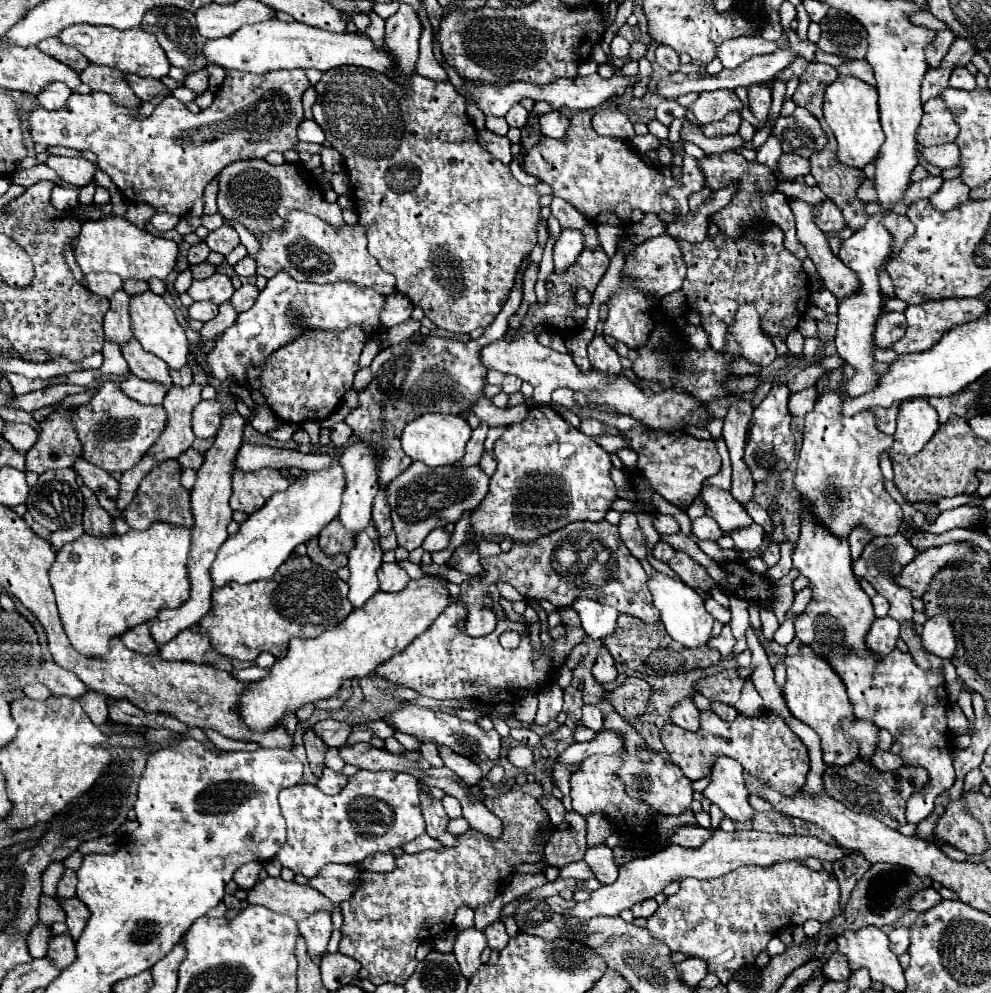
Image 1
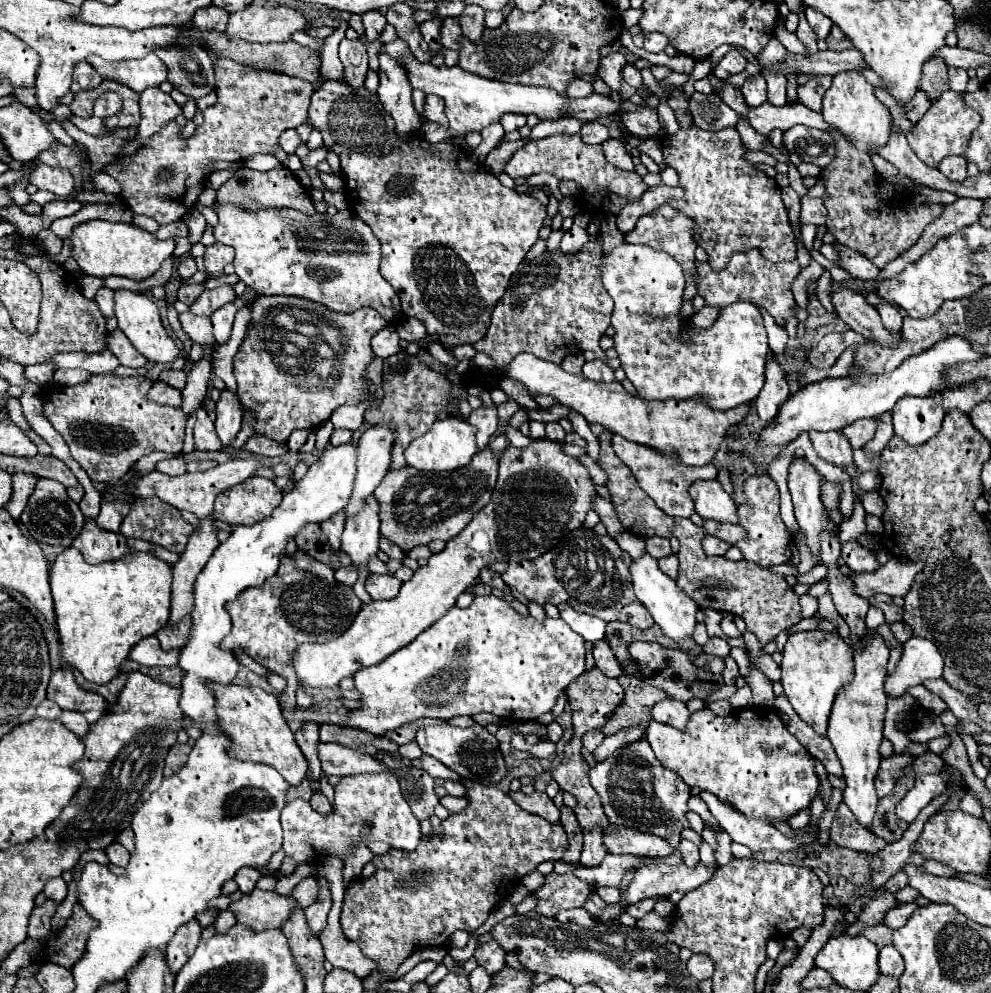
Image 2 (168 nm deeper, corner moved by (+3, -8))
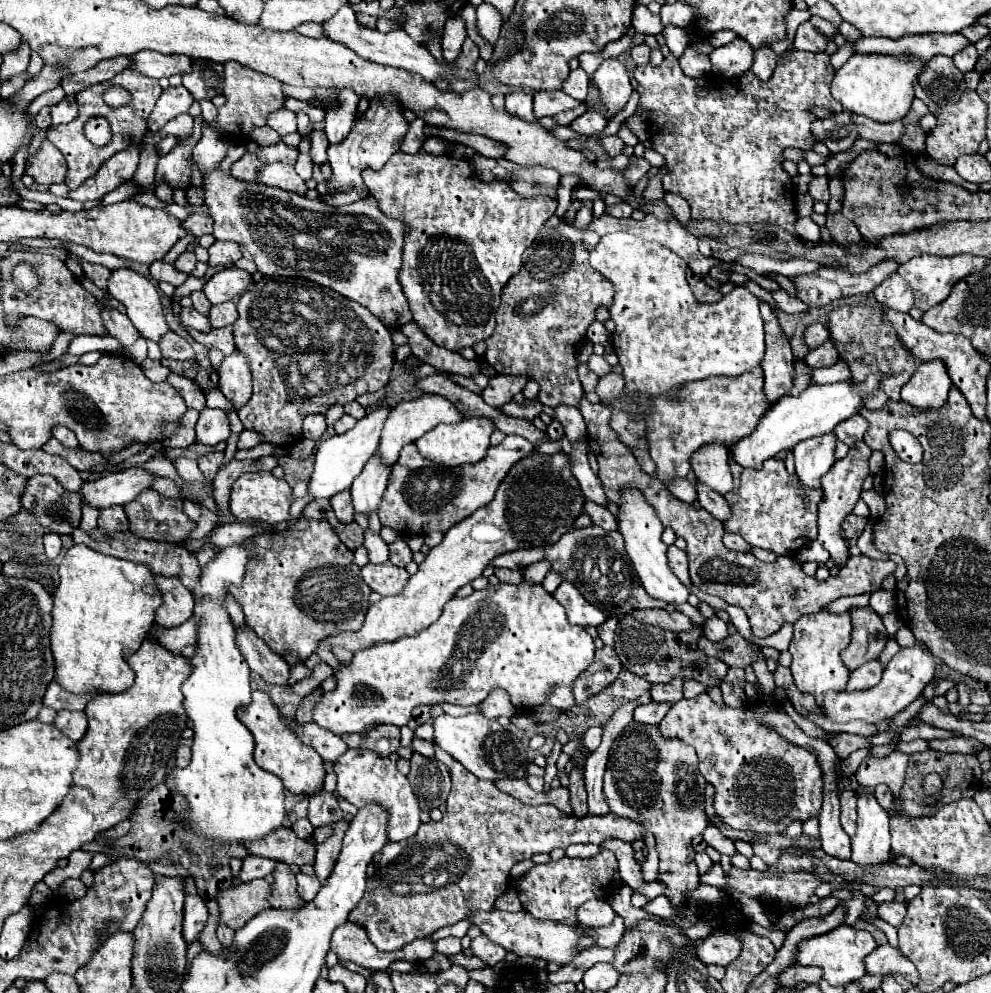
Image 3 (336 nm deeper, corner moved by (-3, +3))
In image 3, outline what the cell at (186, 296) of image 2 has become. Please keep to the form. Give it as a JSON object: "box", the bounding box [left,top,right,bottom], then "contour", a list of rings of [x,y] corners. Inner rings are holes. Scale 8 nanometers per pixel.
{"box":[190,291,210,313],"contour":[[[194,291],[194,293],[190,293],[190,299],[192,299],[192,303],[194,303],[194,307],[196,307],[198,311],[202,311],[202,313],[208,313],[208,311],[210,311],[210,301],[206,299],[204,291]]]}

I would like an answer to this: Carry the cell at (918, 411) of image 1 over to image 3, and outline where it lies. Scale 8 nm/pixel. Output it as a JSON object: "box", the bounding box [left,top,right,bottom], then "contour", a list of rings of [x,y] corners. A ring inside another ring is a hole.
{"box":[902,361,952,409],"contour":[[[942,361],[920,363],[910,381],[902,387],[902,401],[916,409],[936,409],[948,399],[952,381]]]}

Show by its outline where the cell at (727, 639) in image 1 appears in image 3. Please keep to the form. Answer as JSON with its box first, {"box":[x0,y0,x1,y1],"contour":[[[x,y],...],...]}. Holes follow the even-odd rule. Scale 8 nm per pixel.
{"box":[704,615,728,643],"contour":[[[714,615],[714,617],[710,617],[710,619],[706,621],[706,625],[704,625],[704,635],[706,635],[710,641],[714,641],[714,643],[716,643],[716,641],[722,641],[722,639],[728,637],[728,625]]]}

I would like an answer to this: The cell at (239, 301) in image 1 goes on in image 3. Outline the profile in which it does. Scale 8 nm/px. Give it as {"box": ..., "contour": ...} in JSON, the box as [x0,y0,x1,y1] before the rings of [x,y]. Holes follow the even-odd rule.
{"box":[210,301,238,327],"contour":[[[234,301],[212,305],[212,309],[210,309],[212,327],[226,327],[226,325],[232,325],[236,319],[238,319],[238,311],[236,311]]]}

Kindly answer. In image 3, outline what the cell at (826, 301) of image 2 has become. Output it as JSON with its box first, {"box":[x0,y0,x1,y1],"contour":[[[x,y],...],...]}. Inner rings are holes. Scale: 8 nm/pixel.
{"box":[806,323,828,349],"contour":[[[812,323],[812,325],[808,325],[808,329],[806,329],[806,343],[808,343],[808,347],[812,349],[812,347],[816,347],[816,345],[820,345],[820,343],[824,343],[826,339],[828,339],[828,329],[822,325],[822,323]]]}

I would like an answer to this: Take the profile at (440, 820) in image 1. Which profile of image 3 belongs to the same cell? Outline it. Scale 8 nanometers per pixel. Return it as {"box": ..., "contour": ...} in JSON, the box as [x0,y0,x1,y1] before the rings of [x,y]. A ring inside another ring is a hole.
{"box":[408,753,450,803],"contour":[[[414,753],[410,759],[408,781],[420,803],[446,803],[450,793],[450,775],[444,763]]]}

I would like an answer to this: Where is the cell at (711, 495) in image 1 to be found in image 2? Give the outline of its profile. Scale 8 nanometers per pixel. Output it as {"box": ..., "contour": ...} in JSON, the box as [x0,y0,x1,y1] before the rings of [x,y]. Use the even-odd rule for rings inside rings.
{"box":[690,478,738,524],"contour":[[[716,478],[714,480],[696,480],[690,486],[690,496],[694,498],[696,512],[702,518],[710,518],[710,520],[716,520],[716,522],[738,524],[736,504],[724,492],[722,484]]]}

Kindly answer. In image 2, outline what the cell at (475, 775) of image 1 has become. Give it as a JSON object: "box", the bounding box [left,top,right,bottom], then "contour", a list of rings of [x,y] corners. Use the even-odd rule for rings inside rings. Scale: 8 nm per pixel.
{"box":[420,756,460,780],"contour":[[[422,756],[420,758],[420,764],[422,764],[422,768],[432,776],[432,778],[442,778],[442,780],[460,780],[460,776],[458,774],[454,774],[450,768],[446,768],[442,762],[438,762],[436,758],[432,758],[432,756]]]}

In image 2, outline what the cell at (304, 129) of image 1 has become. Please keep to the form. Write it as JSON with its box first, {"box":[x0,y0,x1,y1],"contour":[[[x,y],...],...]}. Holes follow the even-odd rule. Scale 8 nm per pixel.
{"box":[280,128,302,154],"contour":[[[294,128],[292,130],[286,130],[284,134],[280,134],[280,146],[282,146],[284,152],[292,154],[292,152],[296,152],[296,148],[300,144],[302,144],[302,140],[300,140],[300,136],[298,136],[298,132]]]}

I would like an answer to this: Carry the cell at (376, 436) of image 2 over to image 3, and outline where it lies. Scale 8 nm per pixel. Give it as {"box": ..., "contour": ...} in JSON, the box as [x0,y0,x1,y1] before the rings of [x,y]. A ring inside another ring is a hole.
{"box":[378,395,462,465],"contour":[[[422,395],[418,399],[398,403],[396,407],[392,407],[392,411],[384,423],[384,429],[382,429],[382,437],[380,437],[380,445],[378,445],[382,463],[394,465],[398,459],[398,453],[402,451],[404,445],[416,441],[420,435],[434,429],[438,423],[454,423],[458,419],[462,419],[460,411],[446,397],[440,397],[440,395]]]}

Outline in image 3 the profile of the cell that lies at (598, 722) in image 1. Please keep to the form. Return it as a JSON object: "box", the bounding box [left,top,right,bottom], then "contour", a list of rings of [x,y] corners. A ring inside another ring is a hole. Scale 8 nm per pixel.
{"box":[584,727,602,751],"contour":[[[590,727],[586,733],[584,733],[584,745],[594,751],[598,745],[600,745],[600,739],[602,739],[602,727]]]}

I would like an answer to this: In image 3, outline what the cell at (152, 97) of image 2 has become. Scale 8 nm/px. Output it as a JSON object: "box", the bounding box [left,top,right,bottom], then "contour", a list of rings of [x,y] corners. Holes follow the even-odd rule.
{"box":[148,85,194,131],"contour":[[[182,85],[164,89],[154,111],[148,117],[148,129],[150,131],[162,129],[170,119],[174,119],[180,113],[186,113],[192,103],[194,103],[194,97]]]}

